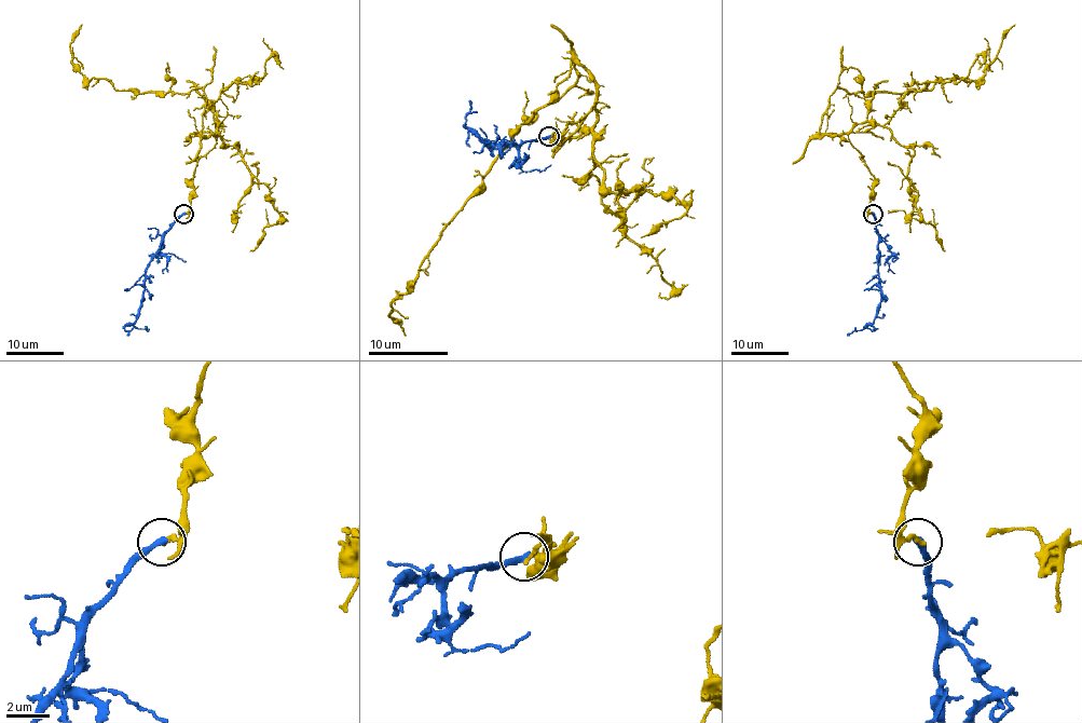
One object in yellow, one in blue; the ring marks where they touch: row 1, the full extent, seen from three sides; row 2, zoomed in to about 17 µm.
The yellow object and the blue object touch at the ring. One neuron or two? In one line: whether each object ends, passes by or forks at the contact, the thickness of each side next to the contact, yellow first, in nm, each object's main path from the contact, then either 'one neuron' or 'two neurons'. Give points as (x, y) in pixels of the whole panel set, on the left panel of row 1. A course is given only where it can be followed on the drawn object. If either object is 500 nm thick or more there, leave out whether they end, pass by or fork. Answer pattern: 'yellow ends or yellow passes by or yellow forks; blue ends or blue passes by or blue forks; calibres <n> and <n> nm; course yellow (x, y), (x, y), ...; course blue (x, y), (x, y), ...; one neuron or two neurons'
yellow ends; blue ends; calibres 240 and 280 nm; course yellow (185, 214), (197, 161), (217, 136), (202, 133), (206, 95), (88, 80), (71, 62), (81, 25); course blue (185, 214), (164, 234), (159, 251), (146, 269), (141, 308), (136, 321), (124, 328), (127, 335); two neurons

